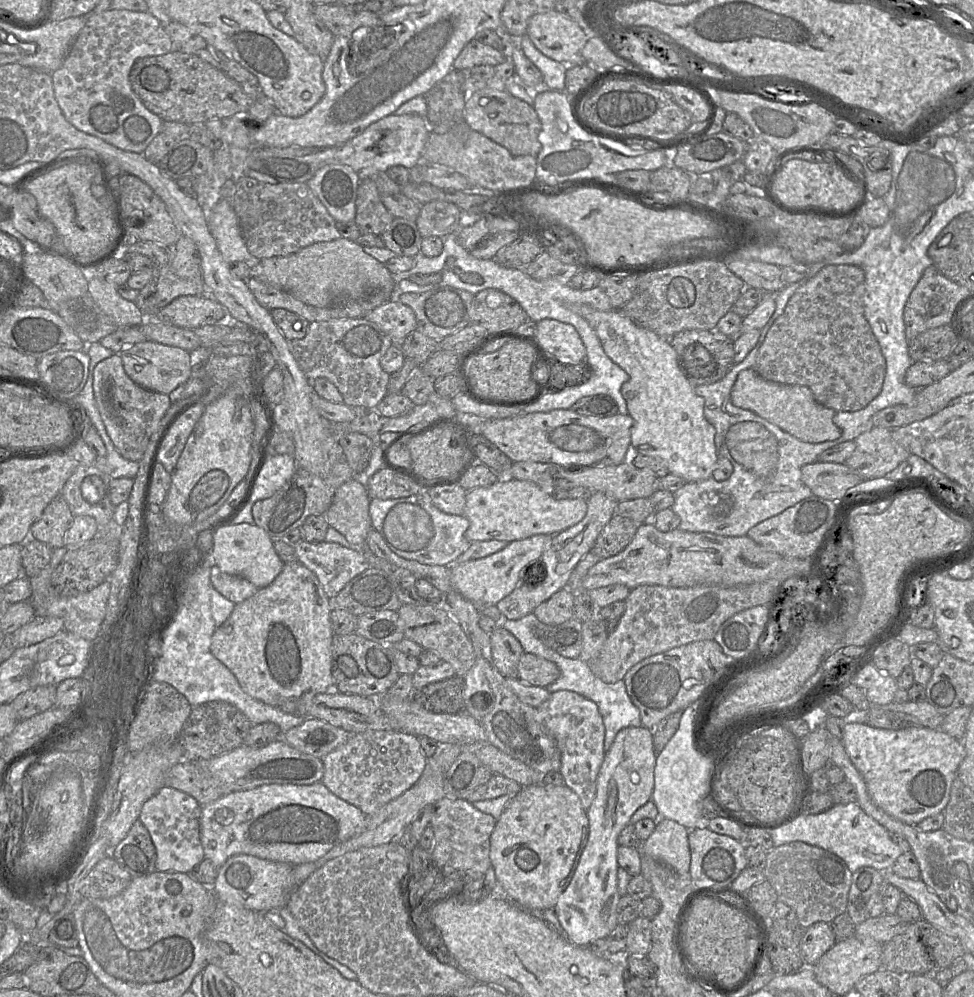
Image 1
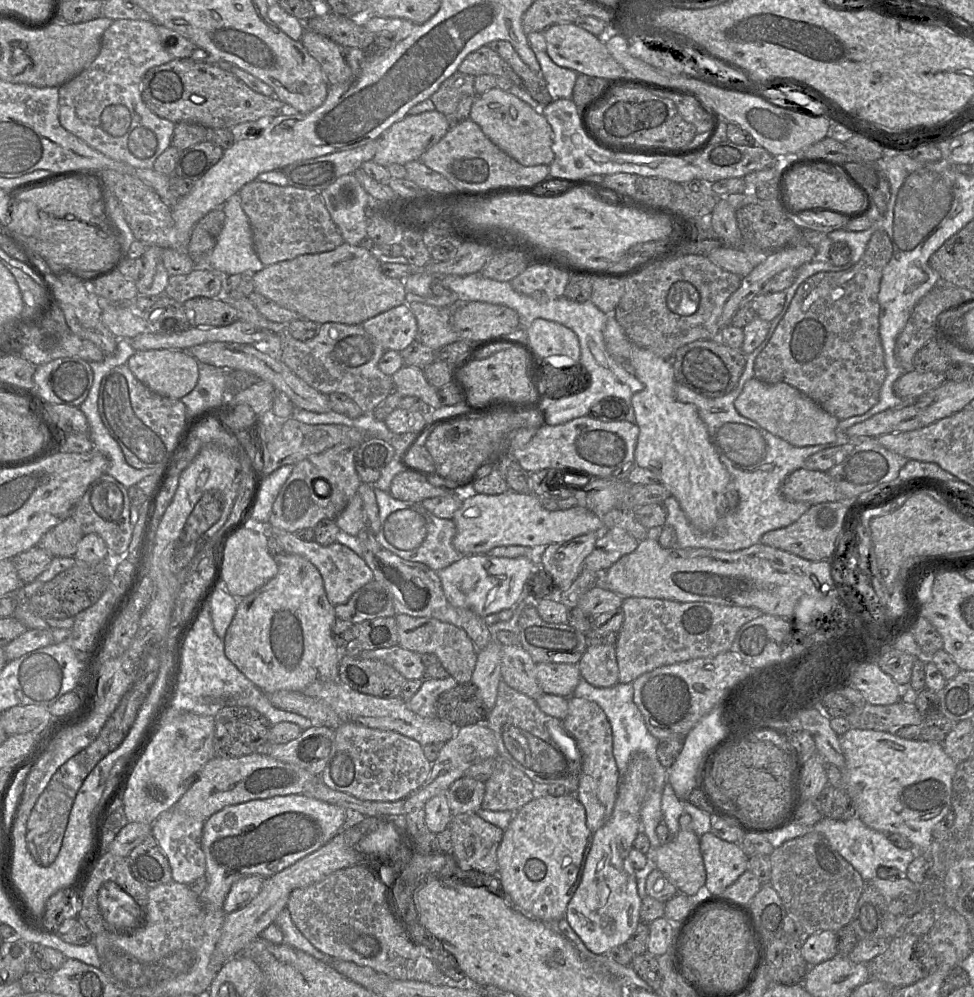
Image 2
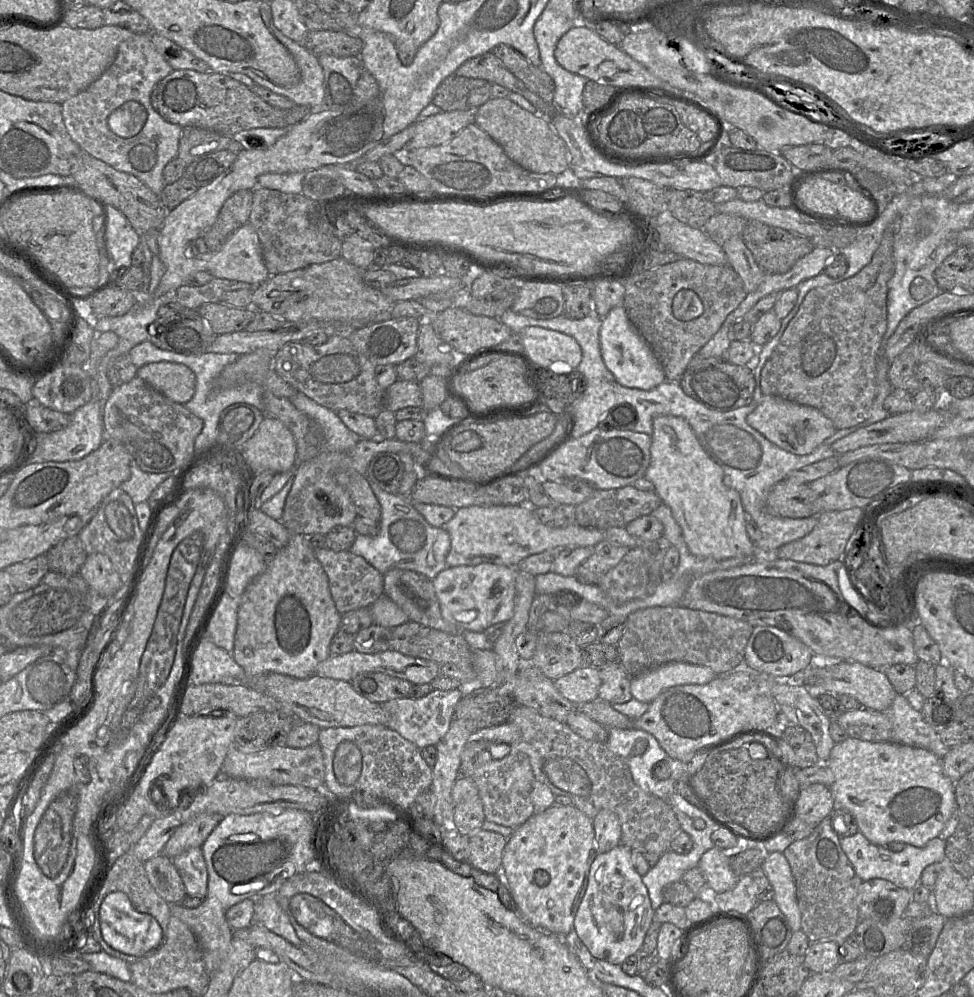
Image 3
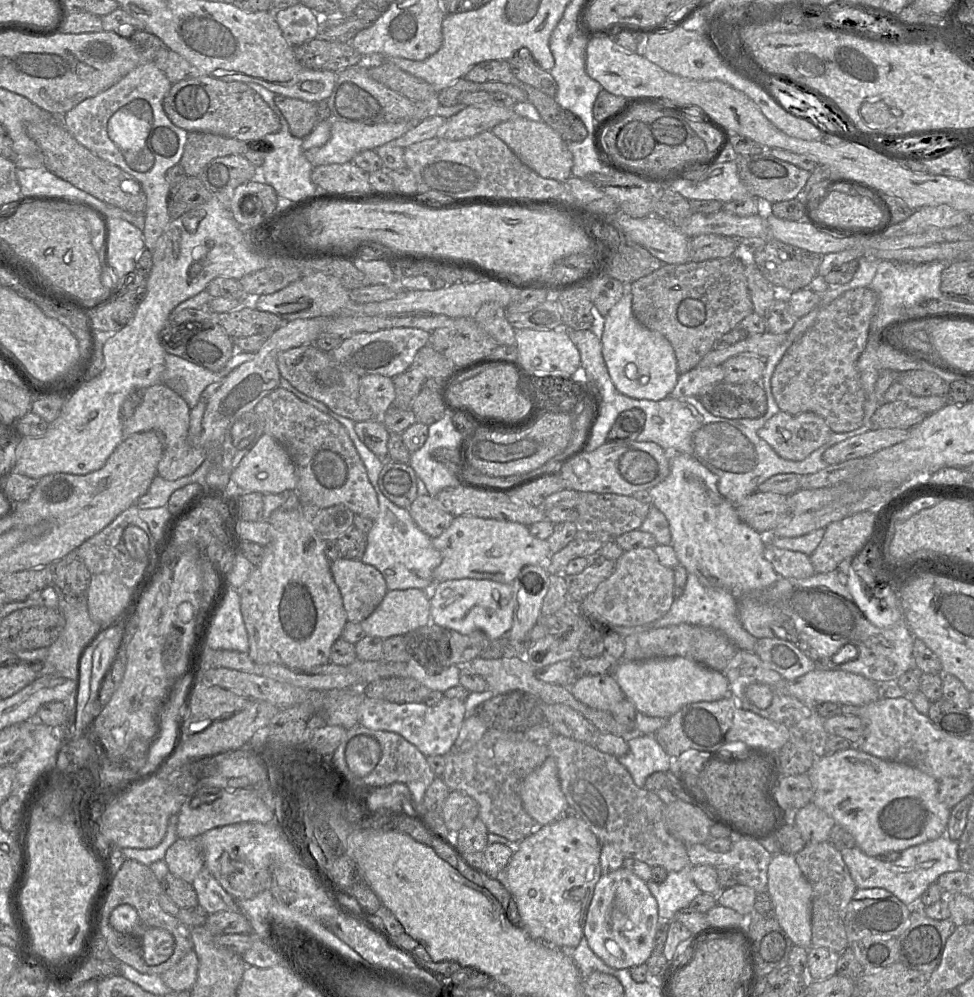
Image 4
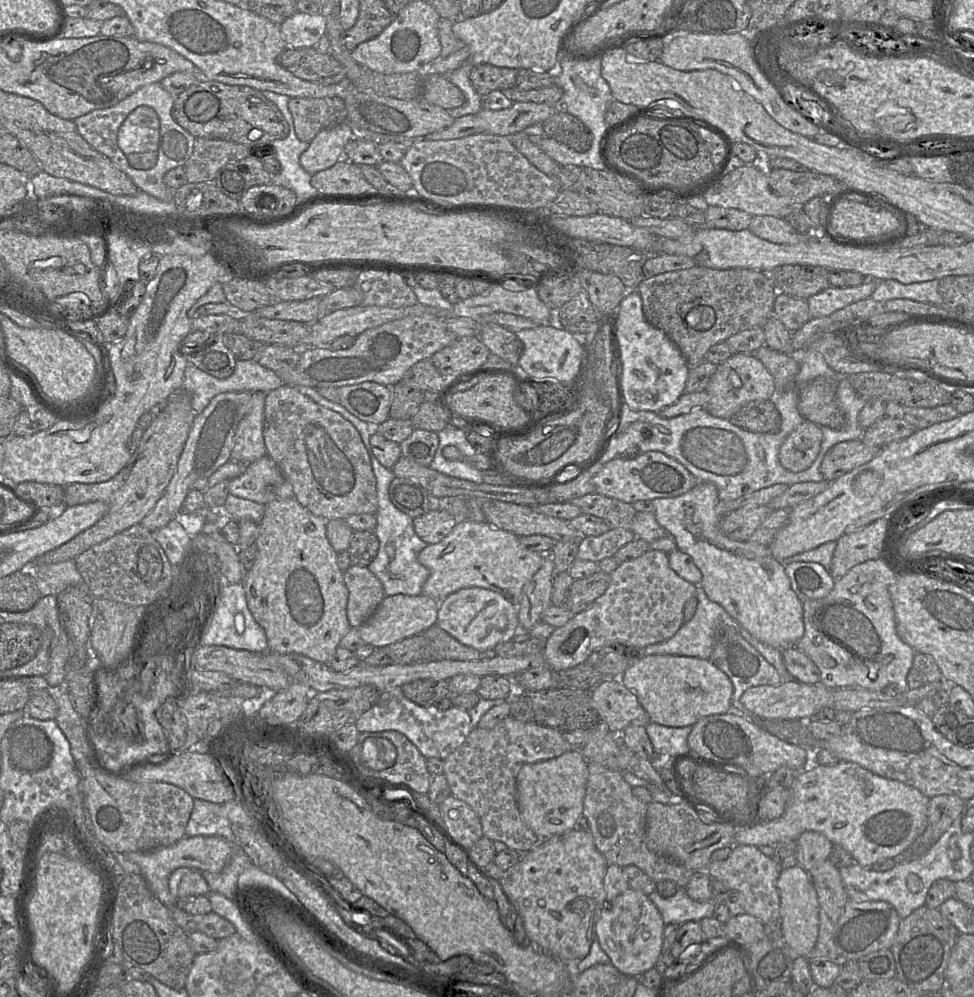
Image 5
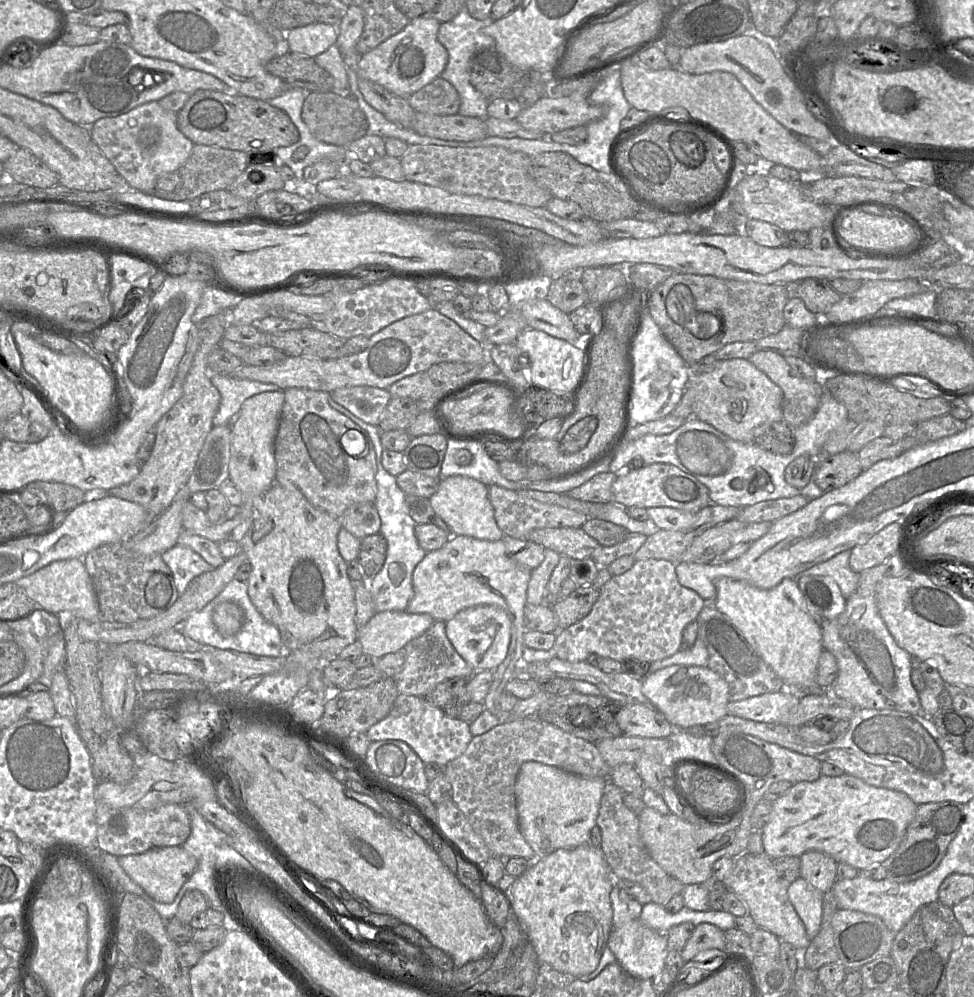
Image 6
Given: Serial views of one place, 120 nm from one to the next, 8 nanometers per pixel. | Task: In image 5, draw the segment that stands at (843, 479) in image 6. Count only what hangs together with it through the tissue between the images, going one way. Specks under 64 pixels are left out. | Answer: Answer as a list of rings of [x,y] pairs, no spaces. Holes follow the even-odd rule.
[[[861,439],[840,442],[825,454],[820,465],[824,480],[833,482],[852,469],[871,461],[880,448],[870,447]]]

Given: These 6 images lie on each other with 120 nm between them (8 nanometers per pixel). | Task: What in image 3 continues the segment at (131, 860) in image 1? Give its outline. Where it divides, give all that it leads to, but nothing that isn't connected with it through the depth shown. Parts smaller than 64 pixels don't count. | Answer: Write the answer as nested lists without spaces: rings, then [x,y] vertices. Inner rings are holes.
[[[160,853],[143,864],[145,873],[155,891],[169,904],[181,904],[187,892],[172,859]]]

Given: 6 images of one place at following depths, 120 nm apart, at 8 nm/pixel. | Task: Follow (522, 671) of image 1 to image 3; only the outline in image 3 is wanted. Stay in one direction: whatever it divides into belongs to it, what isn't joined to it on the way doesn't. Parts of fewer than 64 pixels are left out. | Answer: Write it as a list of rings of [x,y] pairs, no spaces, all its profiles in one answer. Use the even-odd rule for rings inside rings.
[[[582,665],[554,680],[554,685],[562,696],[574,704],[594,701],[601,686],[599,669]]]

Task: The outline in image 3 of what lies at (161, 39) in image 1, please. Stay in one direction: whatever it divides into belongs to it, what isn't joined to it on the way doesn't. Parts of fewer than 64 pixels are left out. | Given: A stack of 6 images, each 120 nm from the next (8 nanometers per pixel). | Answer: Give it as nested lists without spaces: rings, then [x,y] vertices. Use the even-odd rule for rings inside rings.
[[[144,33],[134,34],[131,38],[120,44],[114,62],[95,82],[93,82],[84,91],[71,97],[70,99],[66,100],[64,103],[61,104],[64,125],[71,138],[83,150],[85,150],[88,154],[90,154],[94,158],[97,158],[107,163],[108,165],[110,165],[111,167],[113,167],[118,171],[122,171],[134,175],[139,180],[141,180],[144,184],[146,184],[158,196],[161,195],[164,187],[166,186],[166,182],[163,178],[163,169],[170,160],[177,157],[179,140],[183,131],[183,127],[164,120],[160,116],[160,114],[152,107],[150,101],[150,95],[154,86],[159,81],[164,79],[167,75],[169,75],[169,73],[172,70],[173,69],[168,64],[168,62],[162,57],[162,55],[155,48],[149,34],[144,34]]]

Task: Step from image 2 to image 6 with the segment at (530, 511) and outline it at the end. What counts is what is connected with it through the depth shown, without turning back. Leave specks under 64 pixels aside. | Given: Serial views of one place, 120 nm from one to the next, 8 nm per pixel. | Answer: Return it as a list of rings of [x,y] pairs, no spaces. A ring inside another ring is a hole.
[[[455,535],[438,550],[427,552],[422,561],[415,567],[412,583],[414,596],[410,601],[406,611],[411,614],[427,613],[435,621],[447,622],[458,612],[469,607],[478,605],[495,605],[503,609],[511,619],[511,641],[509,644],[505,660],[492,671],[492,683],[489,692],[483,701],[485,709],[494,714],[500,723],[508,722],[513,719],[512,711],[503,711],[499,704],[500,695],[505,691],[506,684],[517,677],[520,671],[523,655],[525,652],[524,635],[525,609],[527,606],[527,588],[531,579],[532,570],[515,562],[507,553],[503,540],[488,541],[469,536]]]

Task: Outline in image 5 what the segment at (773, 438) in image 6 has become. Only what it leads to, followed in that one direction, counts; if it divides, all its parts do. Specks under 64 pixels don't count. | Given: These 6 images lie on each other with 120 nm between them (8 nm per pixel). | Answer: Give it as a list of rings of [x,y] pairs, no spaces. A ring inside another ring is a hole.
[[[770,399],[755,400],[742,406],[729,421],[754,433],[773,433],[778,431],[781,416]]]

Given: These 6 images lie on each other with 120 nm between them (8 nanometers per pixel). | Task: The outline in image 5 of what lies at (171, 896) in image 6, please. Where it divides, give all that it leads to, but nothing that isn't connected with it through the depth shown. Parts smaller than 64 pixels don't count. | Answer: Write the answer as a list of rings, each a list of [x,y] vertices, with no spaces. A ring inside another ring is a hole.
[[[184,836],[176,843],[164,848],[126,853],[127,858],[136,863],[140,874],[146,880],[152,893],[167,906],[169,897],[169,876],[178,868],[190,868],[198,871],[220,872],[235,852],[236,844],[221,836]]]

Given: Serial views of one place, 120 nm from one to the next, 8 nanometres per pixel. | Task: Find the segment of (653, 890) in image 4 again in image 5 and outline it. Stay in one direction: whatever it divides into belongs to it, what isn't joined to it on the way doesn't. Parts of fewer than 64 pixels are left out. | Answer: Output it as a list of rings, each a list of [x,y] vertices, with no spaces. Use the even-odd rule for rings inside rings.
[[[679,887],[671,897],[662,897],[657,891],[652,892],[648,897],[659,910],[665,925],[682,925],[688,921],[699,922],[714,915],[715,904],[711,900],[704,902],[693,900],[684,887]]]

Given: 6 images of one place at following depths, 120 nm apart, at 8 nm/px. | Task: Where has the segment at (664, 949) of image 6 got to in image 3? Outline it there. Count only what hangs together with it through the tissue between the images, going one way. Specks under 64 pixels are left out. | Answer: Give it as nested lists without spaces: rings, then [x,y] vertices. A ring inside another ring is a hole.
[[[620,843],[608,852],[598,853],[593,860],[588,886],[575,915],[573,932],[569,937],[578,937],[593,957],[621,965],[629,956],[640,950],[646,932],[654,920],[654,911],[648,889],[633,865],[632,850]]]

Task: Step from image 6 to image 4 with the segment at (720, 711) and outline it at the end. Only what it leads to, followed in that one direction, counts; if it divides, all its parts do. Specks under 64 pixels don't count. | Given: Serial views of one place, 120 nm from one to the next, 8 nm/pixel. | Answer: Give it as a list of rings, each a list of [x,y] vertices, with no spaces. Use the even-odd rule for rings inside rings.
[[[681,656],[622,660],[613,677],[636,710],[650,717],[668,719],[687,704],[713,702],[729,694],[729,682],[722,672]]]

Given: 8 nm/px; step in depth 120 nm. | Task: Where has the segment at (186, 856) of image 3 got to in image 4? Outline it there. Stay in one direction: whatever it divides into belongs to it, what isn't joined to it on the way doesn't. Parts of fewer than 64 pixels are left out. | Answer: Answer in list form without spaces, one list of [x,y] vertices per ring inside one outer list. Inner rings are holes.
[[[206,866],[195,877],[192,886],[197,894],[198,904],[208,914],[219,911],[242,913],[238,901],[221,886]]]

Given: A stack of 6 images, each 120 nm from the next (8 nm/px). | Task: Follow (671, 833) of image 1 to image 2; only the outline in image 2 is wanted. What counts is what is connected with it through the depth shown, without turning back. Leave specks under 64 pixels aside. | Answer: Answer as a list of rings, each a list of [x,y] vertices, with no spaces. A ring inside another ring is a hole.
[[[681,829],[674,838],[658,848],[651,846],[646,854],[654,860],[680,891],[695,896],[705,886],[706,870],[700,849],[700,837],[691,830]]]

